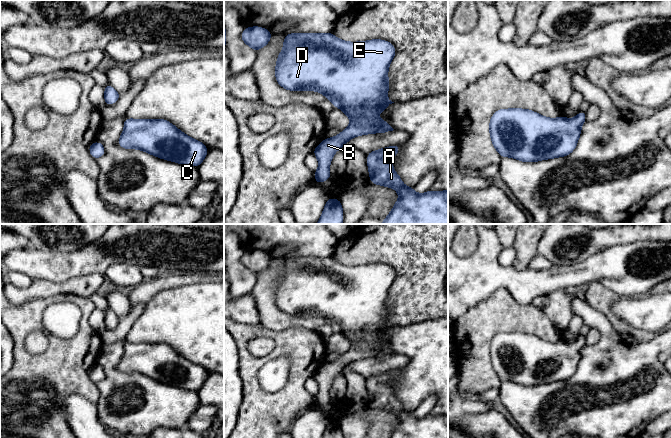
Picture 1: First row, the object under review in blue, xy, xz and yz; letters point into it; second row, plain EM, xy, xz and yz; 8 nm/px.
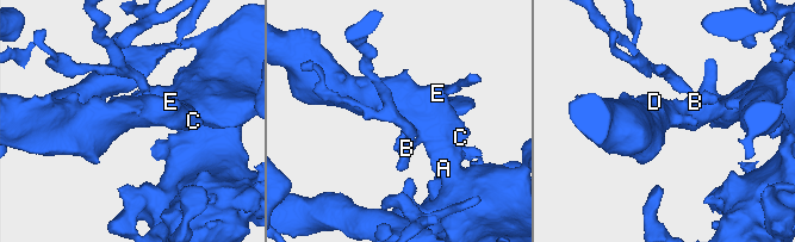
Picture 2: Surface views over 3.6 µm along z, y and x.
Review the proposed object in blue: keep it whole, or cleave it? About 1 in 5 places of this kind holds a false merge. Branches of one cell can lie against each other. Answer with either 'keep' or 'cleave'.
keep

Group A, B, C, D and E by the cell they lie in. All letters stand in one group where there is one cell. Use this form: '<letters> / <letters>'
A B C D E

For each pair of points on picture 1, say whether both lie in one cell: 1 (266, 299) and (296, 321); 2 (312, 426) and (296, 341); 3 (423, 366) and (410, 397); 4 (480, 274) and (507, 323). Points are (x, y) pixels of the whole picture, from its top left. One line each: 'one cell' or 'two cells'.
1: one cell
2: two cells
3: one cell
4: two cells

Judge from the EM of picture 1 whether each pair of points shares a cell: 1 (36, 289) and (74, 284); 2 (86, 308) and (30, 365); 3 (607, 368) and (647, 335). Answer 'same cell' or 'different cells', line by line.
1: same cell
2: same cell
3: different cells

